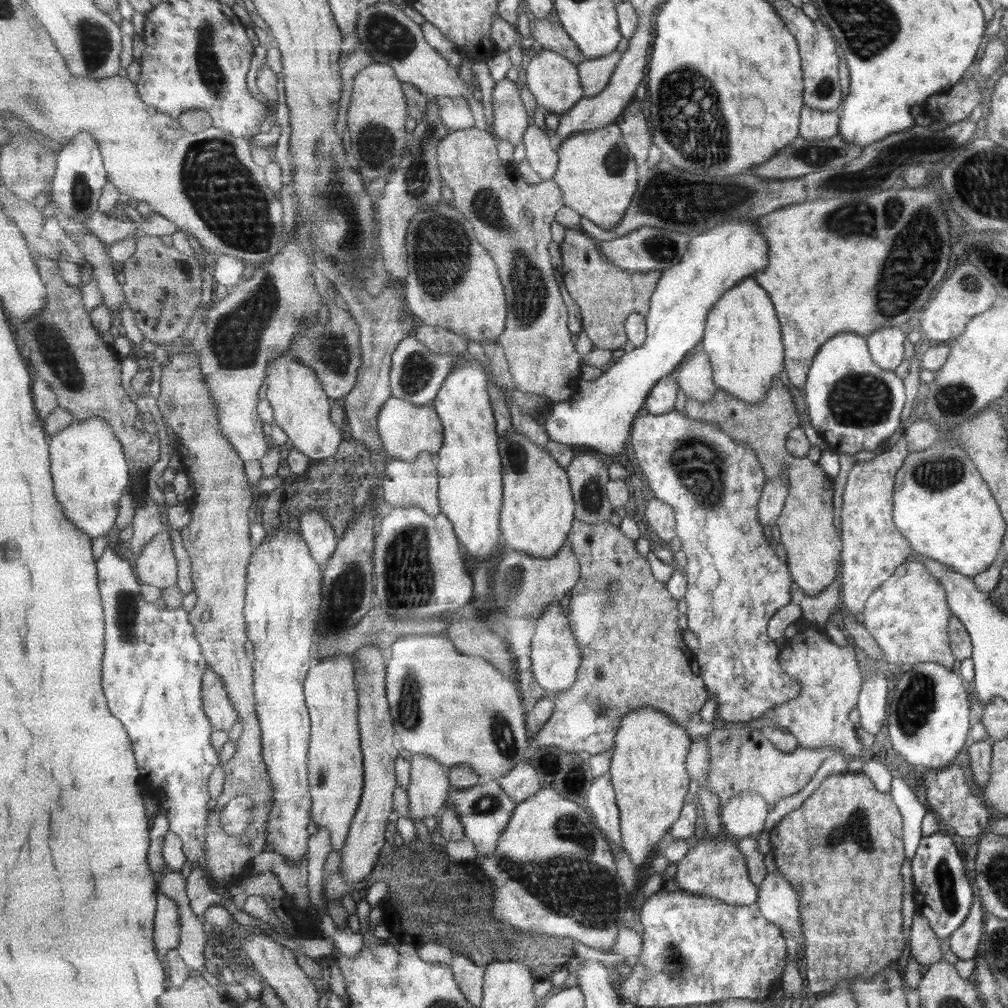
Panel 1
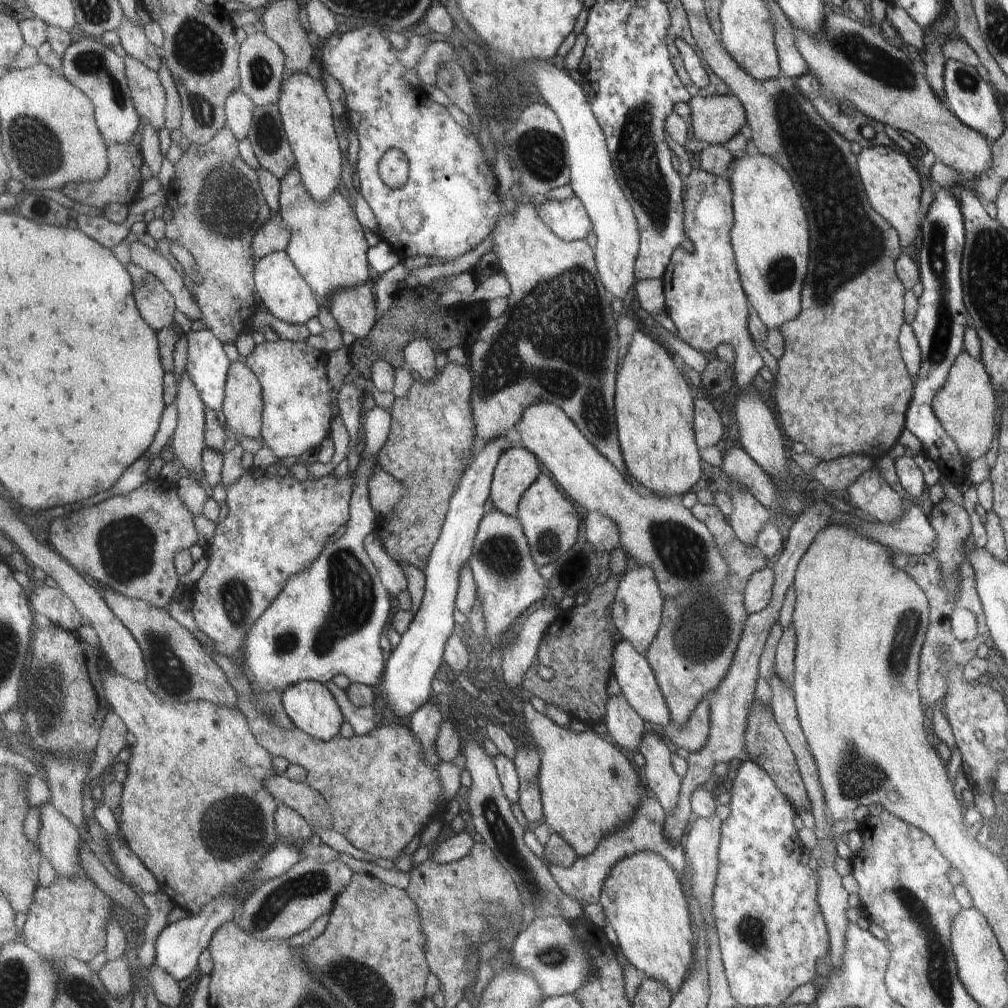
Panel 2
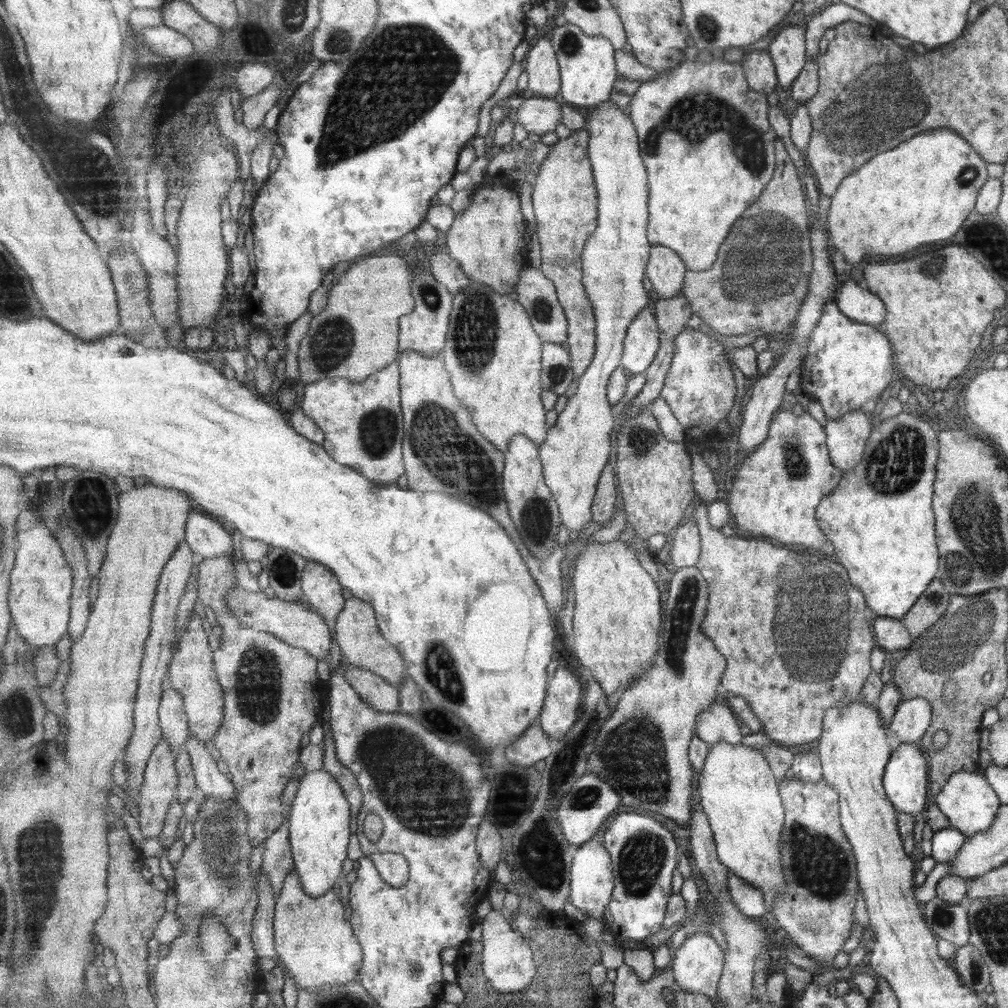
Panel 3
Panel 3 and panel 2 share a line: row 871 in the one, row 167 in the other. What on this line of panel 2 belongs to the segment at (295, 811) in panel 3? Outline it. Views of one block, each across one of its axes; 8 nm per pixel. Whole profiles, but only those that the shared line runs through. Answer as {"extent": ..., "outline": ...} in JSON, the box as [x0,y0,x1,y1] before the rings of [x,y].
{"extent":[279,73,343,203],"outline":[[[296,73],[286,76],[282,94],[279,100],[280,112],[284,121],[284,128],[296,159],[296,170],[300,173],[305,189],[317,203],[325,203],[339,188],[343,174],[343,152],[339,148],[339,138],[333,126],[333,108],[325,94],[324,84],[314,80],[309,74]]]}

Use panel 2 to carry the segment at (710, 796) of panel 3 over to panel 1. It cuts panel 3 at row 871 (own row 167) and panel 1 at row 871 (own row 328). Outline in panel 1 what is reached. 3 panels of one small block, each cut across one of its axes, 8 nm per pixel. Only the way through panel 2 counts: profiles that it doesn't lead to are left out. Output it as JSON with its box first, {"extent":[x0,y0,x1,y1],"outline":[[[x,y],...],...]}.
{"extent":[756,872,804,953],"outline":[[[765,872],[761,885],[756,887],[756,905],[761,916],[778,926],[782,932],[789,932],[796,942],[797,953],[804,946],[799,917],[799,895],[789,882],[777,872]]]}

